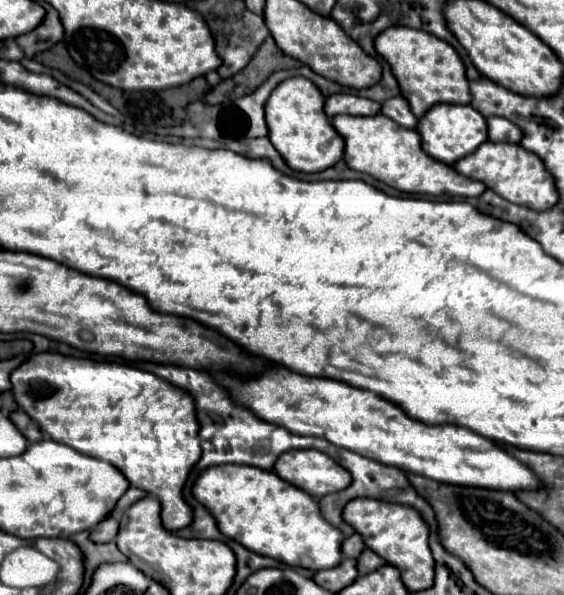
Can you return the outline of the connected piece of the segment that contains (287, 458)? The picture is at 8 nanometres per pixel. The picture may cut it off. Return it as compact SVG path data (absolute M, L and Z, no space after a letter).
M296 449L280 455L274 473L316 499L350 485L350 473L316 449Z

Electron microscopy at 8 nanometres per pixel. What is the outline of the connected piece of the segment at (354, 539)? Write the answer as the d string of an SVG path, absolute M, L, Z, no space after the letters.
M354 533L352 537L346 537L346 539L342 541L342 553L344 553L346 557L356 559L362 549L364 549L364 543L362 543L362 537L360 537L358 533Z

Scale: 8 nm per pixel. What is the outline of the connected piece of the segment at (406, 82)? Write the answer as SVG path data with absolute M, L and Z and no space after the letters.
M392 25L374 39L374 47L390 63L402 97L410 103L410 109L416 117L422 117L436 103L470 103L470 89L464 65L454 47L446 41L420 29Z

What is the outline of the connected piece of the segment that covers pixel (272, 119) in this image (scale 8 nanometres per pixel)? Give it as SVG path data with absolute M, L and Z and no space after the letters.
M290 77L272 91L266 101L266 125L274 149L294 171L318 173L342 159L344 141L324 113L324 95L306 77Z

